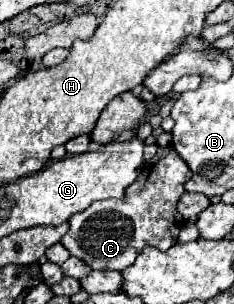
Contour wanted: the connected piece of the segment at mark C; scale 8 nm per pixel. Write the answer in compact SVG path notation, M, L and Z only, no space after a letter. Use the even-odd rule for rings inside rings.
M158 146L158 152L146 166L134 184L126 190L126 200L100 200L90 204L84 212L74 214L68 224L70 230L62 236L64 248L84 260L92 270L124 270L134 264L144 246L156 246L168 250L176 244L176 232L180 234L184 218L176 210L178 198L184 192L184 182L192 176L190 168L176 156L170 146Z

